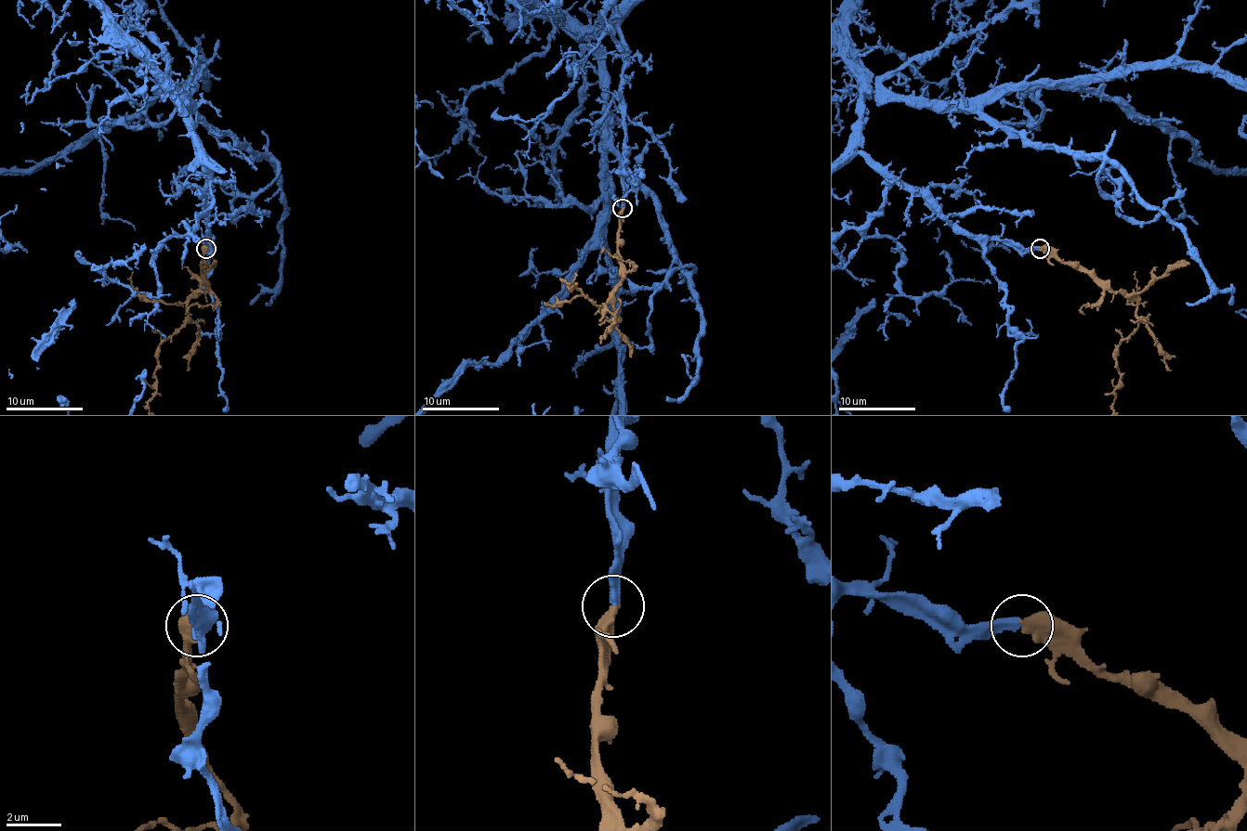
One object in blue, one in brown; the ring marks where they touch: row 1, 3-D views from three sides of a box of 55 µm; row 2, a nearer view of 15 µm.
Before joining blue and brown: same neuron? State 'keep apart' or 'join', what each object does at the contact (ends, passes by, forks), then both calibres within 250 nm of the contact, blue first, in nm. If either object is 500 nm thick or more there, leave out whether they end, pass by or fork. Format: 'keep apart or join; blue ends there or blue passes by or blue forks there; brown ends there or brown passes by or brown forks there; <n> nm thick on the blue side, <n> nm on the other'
join; 340 nm thick on the blue side, 500 nm on the other

